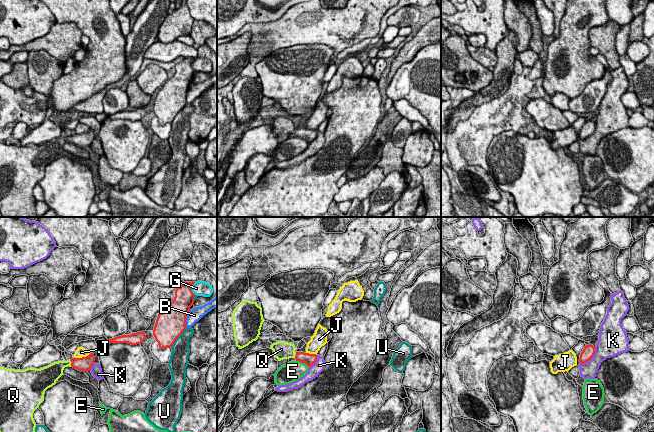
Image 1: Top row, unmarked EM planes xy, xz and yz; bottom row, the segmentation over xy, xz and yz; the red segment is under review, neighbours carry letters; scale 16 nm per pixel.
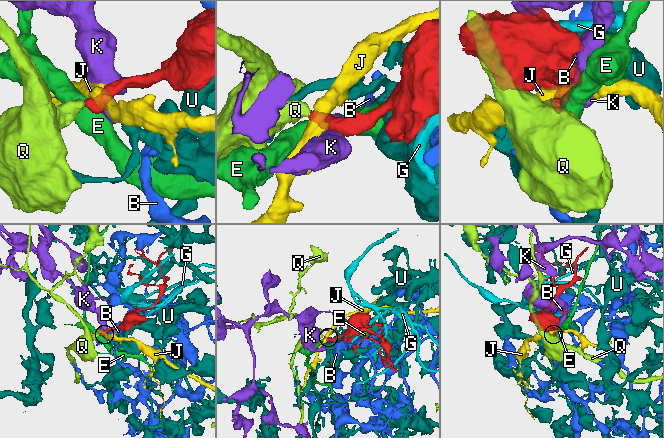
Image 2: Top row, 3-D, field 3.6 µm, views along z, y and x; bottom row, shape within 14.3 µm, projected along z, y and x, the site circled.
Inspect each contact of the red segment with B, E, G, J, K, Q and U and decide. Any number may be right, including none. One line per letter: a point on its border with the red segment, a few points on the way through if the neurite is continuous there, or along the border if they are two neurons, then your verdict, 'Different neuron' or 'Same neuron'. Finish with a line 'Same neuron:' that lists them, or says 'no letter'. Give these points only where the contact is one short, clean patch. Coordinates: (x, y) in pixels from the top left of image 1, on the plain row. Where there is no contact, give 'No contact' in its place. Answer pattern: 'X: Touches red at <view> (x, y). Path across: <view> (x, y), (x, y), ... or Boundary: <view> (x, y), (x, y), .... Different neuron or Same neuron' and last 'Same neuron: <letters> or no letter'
B: Touches red at xy (186, 94). Different neuron
E: Touches red at xz (302, 138). Boundary: xz (296, 136), (308, 143). Different neuron
G: Touches red at xy (191, 65). Different neuron
J: Touches red at xy (82, 133). Different neuron
K: Touches red at yz (590, 134). Different neuron
Q: Touches red at xy (71, 141). Path across: xy (83, 140), (71, 141), (61, 140), (56, 145). Same neuron
U: Touches red at xy (178, 112). Different neuron
Same neuron: Q

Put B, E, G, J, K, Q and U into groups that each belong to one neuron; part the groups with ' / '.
B / E / G / J / K / Q / U

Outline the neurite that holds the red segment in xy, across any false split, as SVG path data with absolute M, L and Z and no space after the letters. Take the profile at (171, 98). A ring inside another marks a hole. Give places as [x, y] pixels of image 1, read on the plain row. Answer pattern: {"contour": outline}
{"contour": "M193 57L185 58L176 64L174 76L158 90L153 111L160 125L172 123L175 116L187 104L187 91L196 72L192 68L194 59Z"}

